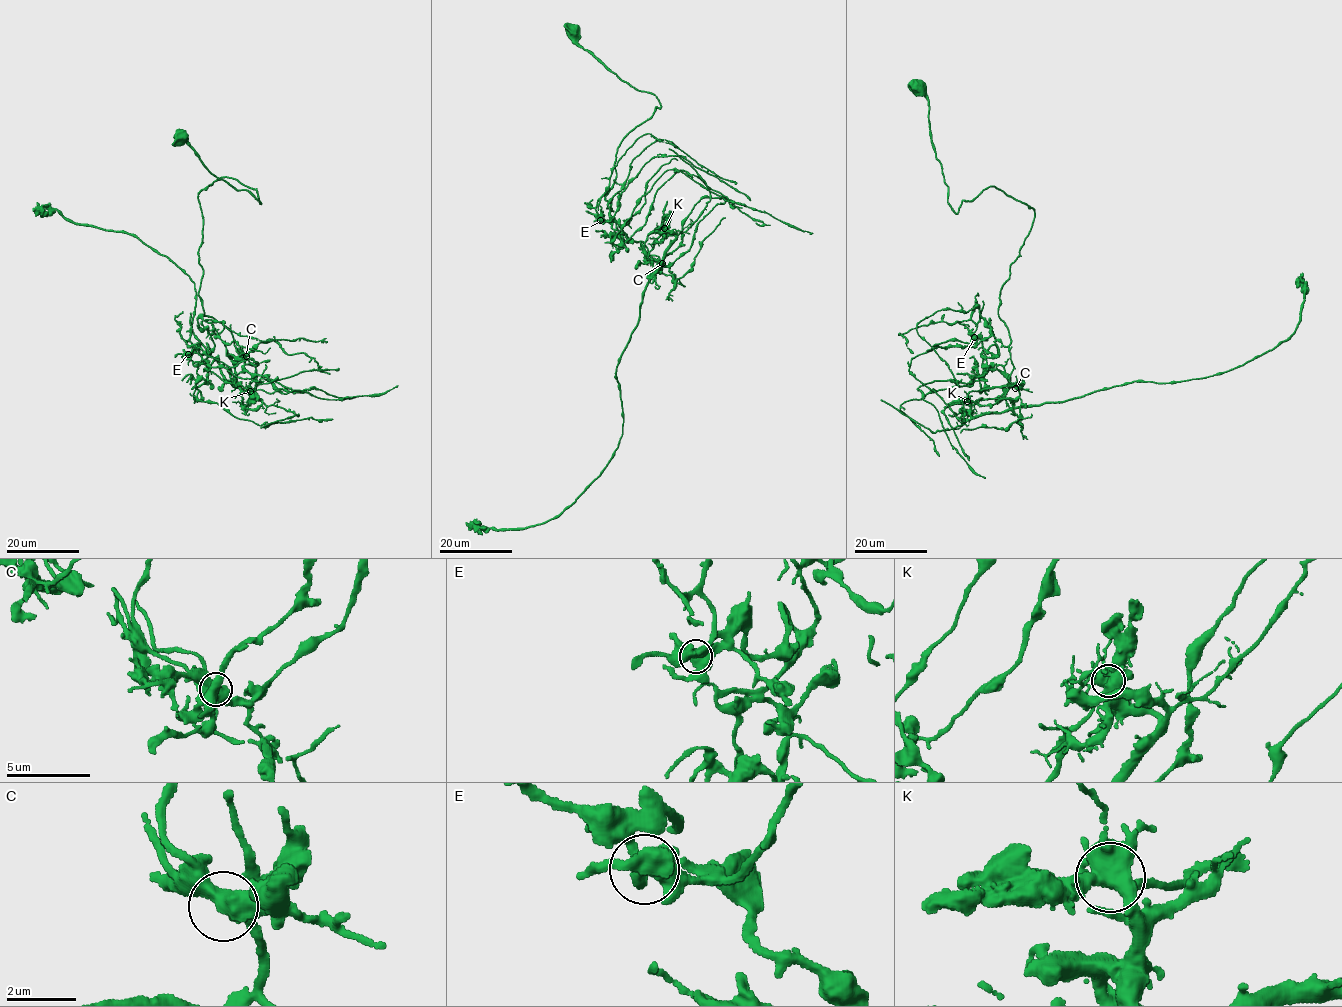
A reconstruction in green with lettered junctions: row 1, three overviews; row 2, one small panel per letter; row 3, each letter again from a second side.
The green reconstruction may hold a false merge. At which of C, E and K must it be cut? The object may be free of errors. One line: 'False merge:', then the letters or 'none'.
False merge: K

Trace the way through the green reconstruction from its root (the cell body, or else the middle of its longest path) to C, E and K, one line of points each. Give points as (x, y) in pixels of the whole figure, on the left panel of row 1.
C: (178, 137), (209, 172), (260, 203), (257, 191), (225, 176), (198, 194), (203, 313), (224, 325), (246, 356)
E: (178, 137), (261, 202), (225, 176), (198, 194), (198, 296), (223, 327), (210, 353), (188, 354)
K: (178, 137), (261, 202), (225, 176), (198, 194), (198, 296), (243, 354), (232, 385), (251, 391)

